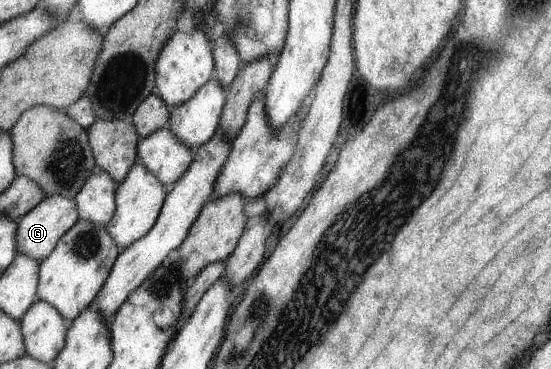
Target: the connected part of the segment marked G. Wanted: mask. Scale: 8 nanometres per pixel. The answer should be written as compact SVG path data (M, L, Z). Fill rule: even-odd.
M45 197L30 212L16 220L16 250L18 254L26 254L30 258L44 261L55 251L55 247L62 240L63 235L68 233L68 230L71 230L79 220L78 207L73 198Z

